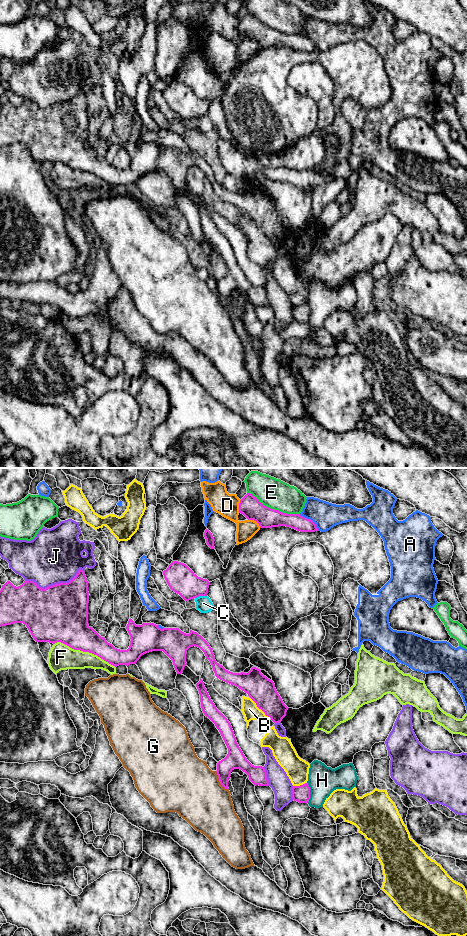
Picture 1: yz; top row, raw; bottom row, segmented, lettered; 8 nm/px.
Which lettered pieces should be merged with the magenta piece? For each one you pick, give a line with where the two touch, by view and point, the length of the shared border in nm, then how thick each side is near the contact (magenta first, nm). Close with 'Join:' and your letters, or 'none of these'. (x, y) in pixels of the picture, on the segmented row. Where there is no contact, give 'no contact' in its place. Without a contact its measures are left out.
Join: none of these

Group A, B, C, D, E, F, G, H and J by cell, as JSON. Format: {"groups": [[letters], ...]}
{"groups": [["A"], ["B"], ["C"], ["D"], ["E"], ["F"], ["G"], ["H"], ["J"]]}

